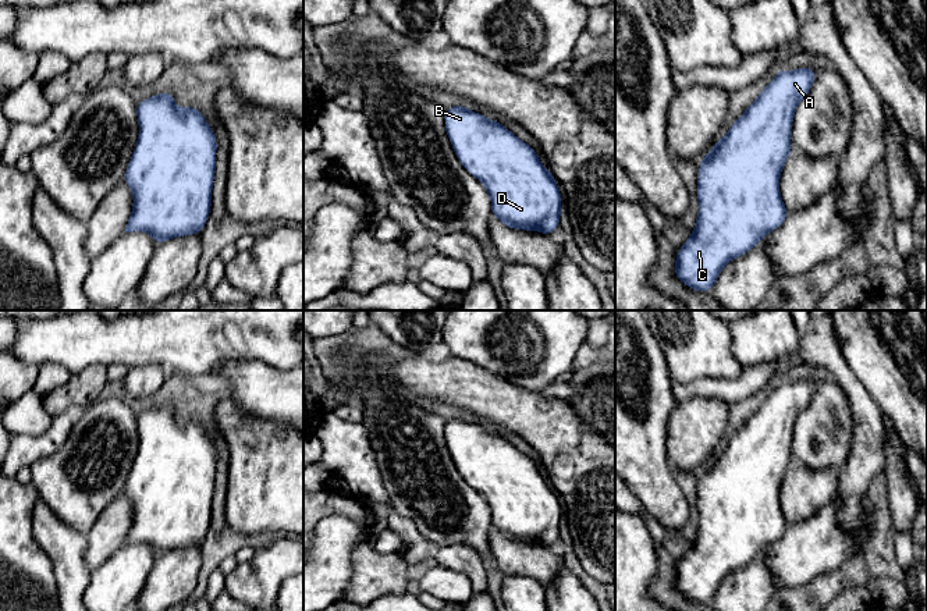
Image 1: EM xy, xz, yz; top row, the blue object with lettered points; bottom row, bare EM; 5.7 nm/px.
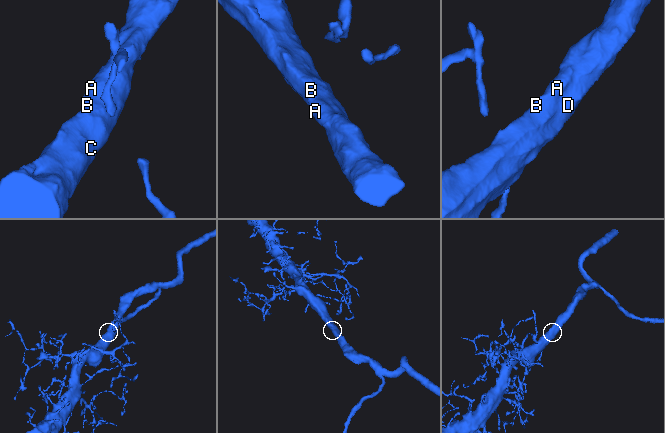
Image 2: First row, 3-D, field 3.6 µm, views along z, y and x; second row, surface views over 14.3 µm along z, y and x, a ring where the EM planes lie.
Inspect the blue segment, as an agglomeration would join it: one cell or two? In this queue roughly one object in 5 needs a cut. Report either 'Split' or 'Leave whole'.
Leave whole

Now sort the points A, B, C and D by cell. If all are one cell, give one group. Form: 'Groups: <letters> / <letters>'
Groups: A B C D

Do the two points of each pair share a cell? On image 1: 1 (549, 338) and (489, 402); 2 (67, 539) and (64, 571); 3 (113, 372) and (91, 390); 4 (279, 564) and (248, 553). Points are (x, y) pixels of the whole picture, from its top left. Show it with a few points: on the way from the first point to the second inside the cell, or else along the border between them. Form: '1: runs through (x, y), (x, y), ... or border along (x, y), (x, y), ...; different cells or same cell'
1: border along (479, 365), (515, 384), (539, 391); different cells
2: runs through (67, 547), (67, 562); same cell
3: border along (105, 368), (107, 380); different cells
4: border along (256, 551), (240, 564); different cells

